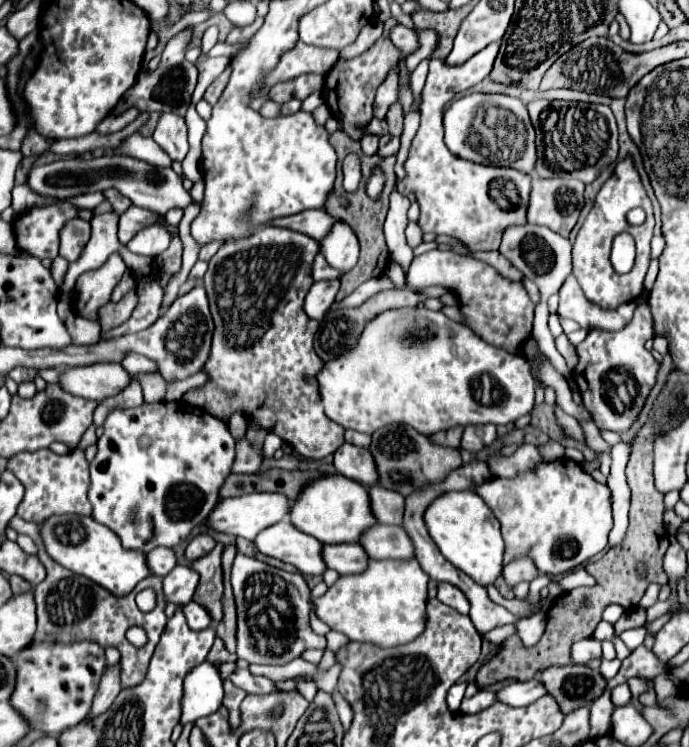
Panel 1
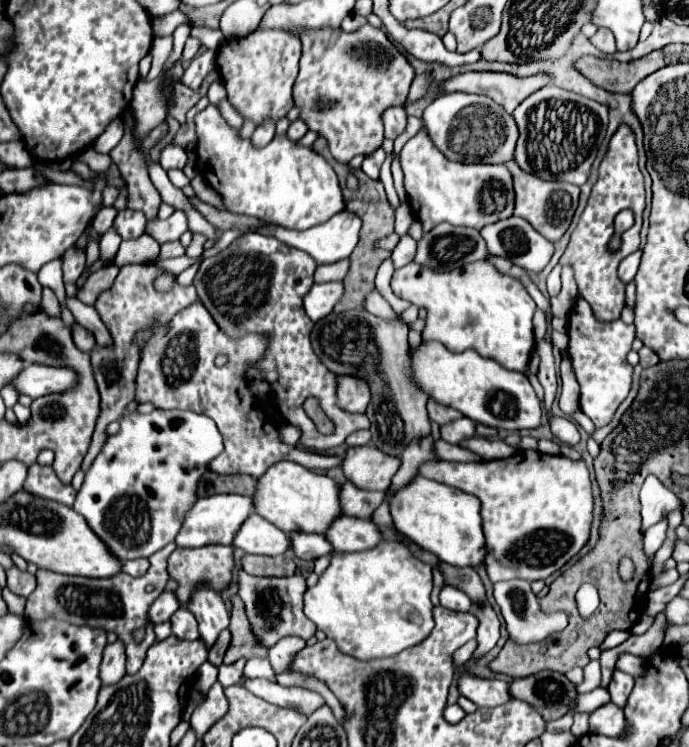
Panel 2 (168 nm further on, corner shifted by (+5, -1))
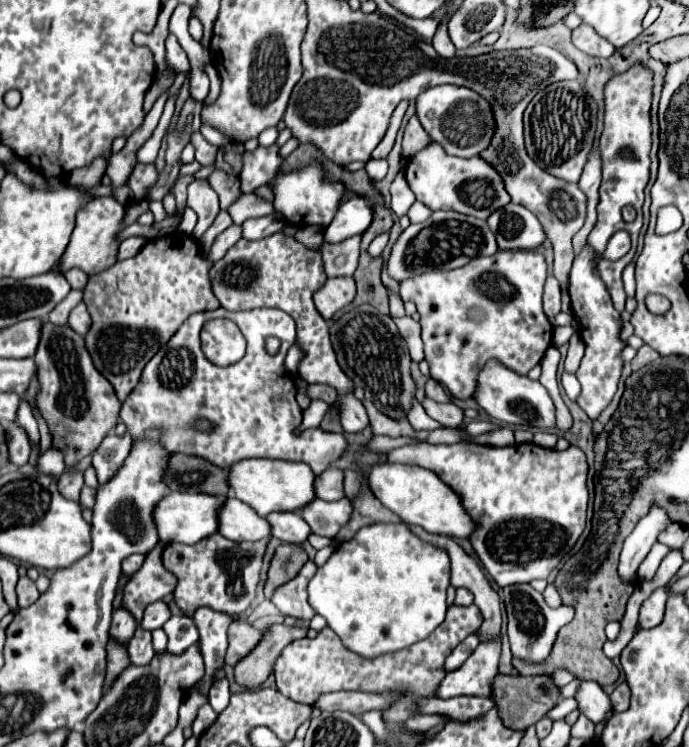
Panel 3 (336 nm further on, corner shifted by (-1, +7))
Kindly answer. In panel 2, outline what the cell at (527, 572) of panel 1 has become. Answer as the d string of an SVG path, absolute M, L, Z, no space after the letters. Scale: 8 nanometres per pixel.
M507 580L507 582L497 582L493 596L501 608L501 614L505 618L509 636L521 644L525 642L535 642L543 640L547 634L563 630L567 626L567 614L565 612L555 612L555 614L541 614L539 602L535 594L531 592L531 586L527 580Z

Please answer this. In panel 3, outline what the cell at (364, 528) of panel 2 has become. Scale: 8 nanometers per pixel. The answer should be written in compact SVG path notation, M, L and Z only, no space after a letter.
M315 498L307 508L301 508L301 518L309 524L311 532L333 538L341 526L347 524L351 516L351 502L347 498L341 498L337 502L325 502Z

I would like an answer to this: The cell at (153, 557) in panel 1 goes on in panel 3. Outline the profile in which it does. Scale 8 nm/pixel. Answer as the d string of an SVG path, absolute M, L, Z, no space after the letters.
M131 554L131 556L127 556L127 560L123 560L123 566L121 566L123 574L135 574L135 572L141 568L143 560L145 560L145 556L141 556L141 554Z

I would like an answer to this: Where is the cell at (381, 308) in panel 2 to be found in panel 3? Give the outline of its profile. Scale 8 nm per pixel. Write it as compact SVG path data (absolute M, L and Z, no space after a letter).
M403 316L403 318L395 318L395 324L397 324L403 340L409 346L411 360L421 362L423 360L423 342L421 342L421 326L419 326L419 322L415 322L409 316Z

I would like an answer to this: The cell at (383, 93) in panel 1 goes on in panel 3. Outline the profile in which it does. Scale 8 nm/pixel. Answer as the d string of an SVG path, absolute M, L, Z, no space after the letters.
M411 116L409 124L405 128L405 134L403 134L403 156L411 158L411 156L415 156L415 152L421 152L423 148L427 148L427 144L431 144L429 134L419 124L419 118Z

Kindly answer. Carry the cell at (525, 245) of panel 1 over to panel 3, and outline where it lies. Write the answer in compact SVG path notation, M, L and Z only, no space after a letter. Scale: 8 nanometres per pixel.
M509 202L495 210L487 218L487 224L497 236L501 250L533 250L545 240L537 216L519 204Z

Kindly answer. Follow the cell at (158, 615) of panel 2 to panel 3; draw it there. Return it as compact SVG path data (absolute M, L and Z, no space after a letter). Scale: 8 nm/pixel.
M155 602L145 608L145 614L143 614L143 620L139 622L139 626L153 632L155 628L161 628L169 620L169 616L171 616L169 606L165 602Z

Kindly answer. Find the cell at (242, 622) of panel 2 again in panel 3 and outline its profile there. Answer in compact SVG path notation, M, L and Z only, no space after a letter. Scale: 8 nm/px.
M273 624L271 630L265 632L257 648L235 666L235 682L249 690L259 688L273 672L275 660L279 658L281 650L293 640L305 638L307 632L309 628L291 628L285 624Z

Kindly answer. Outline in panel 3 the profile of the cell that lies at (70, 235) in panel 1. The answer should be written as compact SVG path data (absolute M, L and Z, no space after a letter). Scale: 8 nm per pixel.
M73 268L71 272L67 272L65 278L71 284L71 288L75 288L75 290L83 290L85 284L87 284L87 280L89 280L89 276L83 270L79 270L79 268Z

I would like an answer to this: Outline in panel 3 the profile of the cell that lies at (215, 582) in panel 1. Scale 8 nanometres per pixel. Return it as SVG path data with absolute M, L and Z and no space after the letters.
M199 608L191 618L199 630L199 650L203 652L205 662L205 676L199 680L199 684L195 684L195 688L207 696L217 670L225 666L223 658L227 650L227 628L231 624L231 616L211 608Z

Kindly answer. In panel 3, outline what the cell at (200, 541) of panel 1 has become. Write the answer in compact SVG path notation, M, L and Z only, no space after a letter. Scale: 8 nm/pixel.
M207 536L199 544L167 544L163 550L163 566L177 576L175 602L191 616L197 608L209 606L219 612L241 614L255 600L255 588L259 584L261 564L267 550L267 540L257 542L231 542L223 536Z

